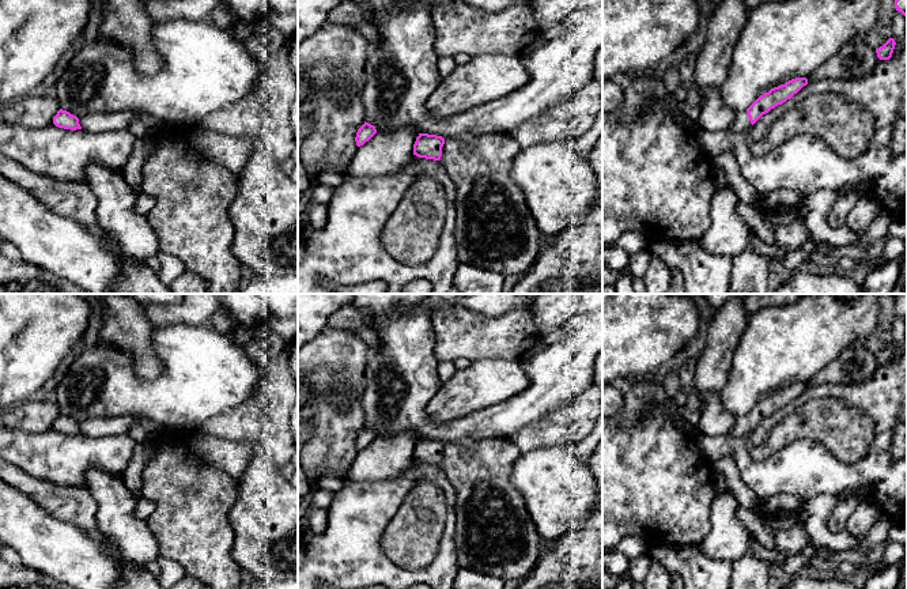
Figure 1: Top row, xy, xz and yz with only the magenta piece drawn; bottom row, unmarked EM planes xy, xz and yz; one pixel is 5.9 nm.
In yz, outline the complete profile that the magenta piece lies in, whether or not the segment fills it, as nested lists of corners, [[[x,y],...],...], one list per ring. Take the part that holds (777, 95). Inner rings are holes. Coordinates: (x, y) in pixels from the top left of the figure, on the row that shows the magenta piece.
[[[795,78],[785,84],[771,88],[760,95],[747,110],[736,113],[730,132],[742,132],[753,125],[763,114],[778,105],[782,105],[808,84],[806,78]]]

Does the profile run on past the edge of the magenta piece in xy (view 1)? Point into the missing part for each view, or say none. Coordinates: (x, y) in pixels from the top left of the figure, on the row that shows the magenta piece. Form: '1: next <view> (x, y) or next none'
1: next none

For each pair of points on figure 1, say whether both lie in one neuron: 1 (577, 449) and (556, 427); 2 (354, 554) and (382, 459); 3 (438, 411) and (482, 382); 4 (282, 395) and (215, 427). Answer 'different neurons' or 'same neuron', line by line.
1: different neurons
2: different neurons
3: same neuron
4: same neuron

